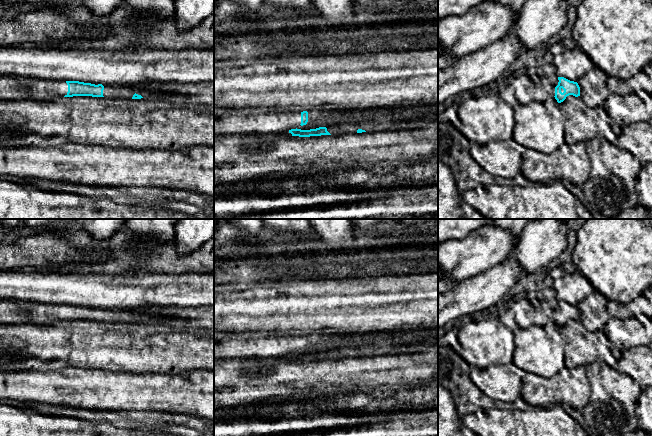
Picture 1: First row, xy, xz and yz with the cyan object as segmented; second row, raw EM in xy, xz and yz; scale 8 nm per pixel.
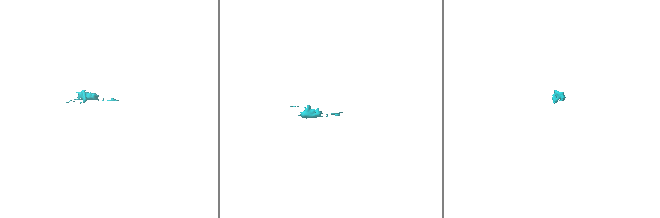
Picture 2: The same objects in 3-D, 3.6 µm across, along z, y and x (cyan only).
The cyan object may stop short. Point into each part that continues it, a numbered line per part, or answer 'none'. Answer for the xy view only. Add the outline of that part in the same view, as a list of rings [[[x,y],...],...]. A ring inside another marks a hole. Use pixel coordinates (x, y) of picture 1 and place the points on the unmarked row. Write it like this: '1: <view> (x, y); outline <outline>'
1: xy (11, 311); outline [[[0,299],[0,324],[35,323],[50,325],[67,319],[64,304],[42,304]]]
2: xy (110, 315); outline [[[103,309],[103,320],[106,322],[132,322],[136,317],[141,319],[144,323],[156,323],[157,318],[148,313],[139,313],[134,310],[122,309]]]

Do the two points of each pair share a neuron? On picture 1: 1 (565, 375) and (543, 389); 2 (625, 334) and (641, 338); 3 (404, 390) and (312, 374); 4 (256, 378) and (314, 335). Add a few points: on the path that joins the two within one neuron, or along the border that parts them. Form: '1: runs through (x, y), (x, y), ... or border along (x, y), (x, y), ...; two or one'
1: runs through (560, 380), (551, 389), (548, 389); one
2: runs through (629, 334), (637, 335); one
3: border along (406, 384), (383, 386); two
4: border along (257, 357), (280, 359); two

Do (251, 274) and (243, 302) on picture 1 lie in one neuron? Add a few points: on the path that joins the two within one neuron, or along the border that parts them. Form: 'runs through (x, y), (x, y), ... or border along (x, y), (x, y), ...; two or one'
border along (255, 284), (249, 286); two

